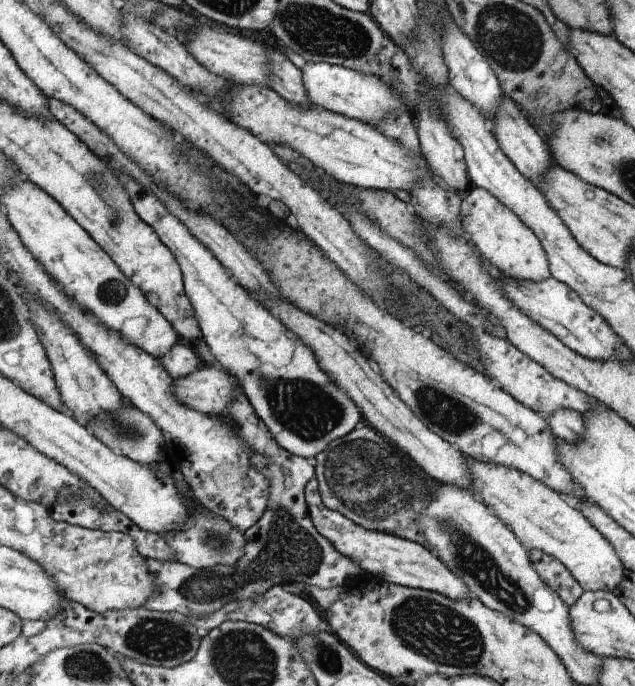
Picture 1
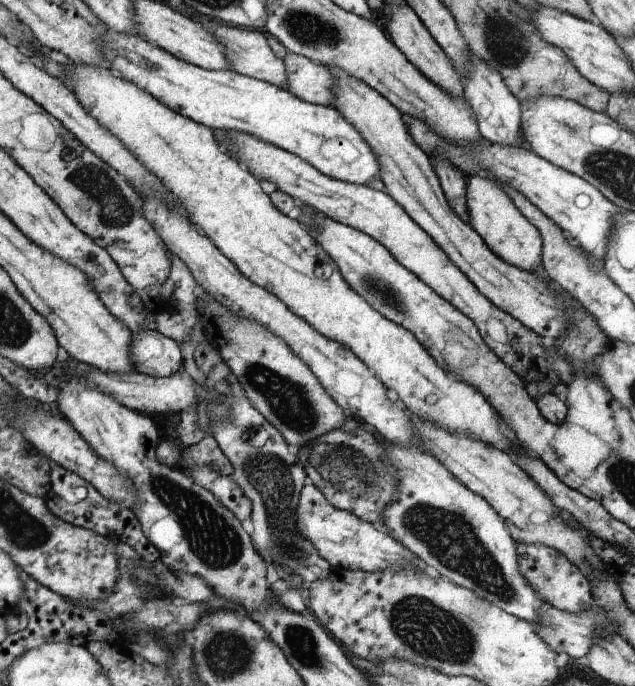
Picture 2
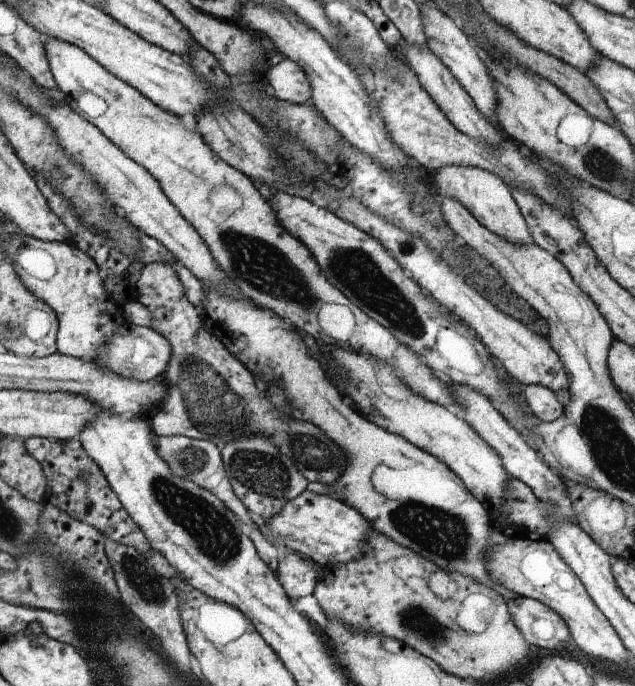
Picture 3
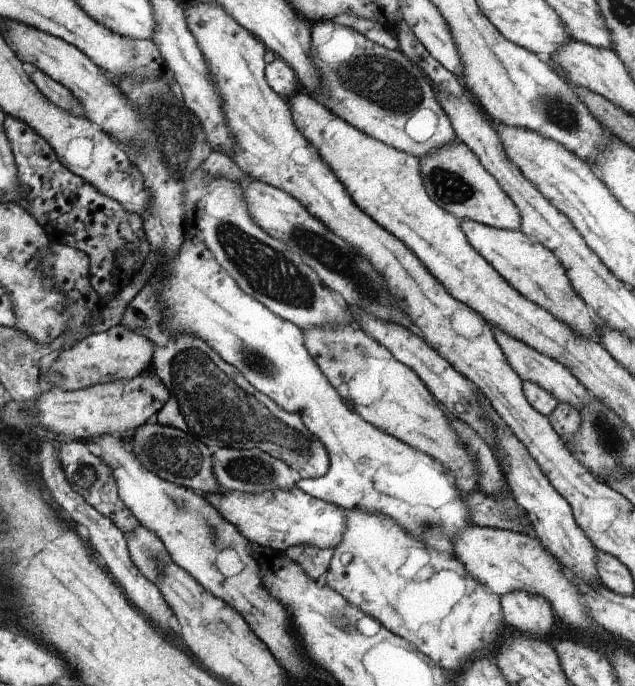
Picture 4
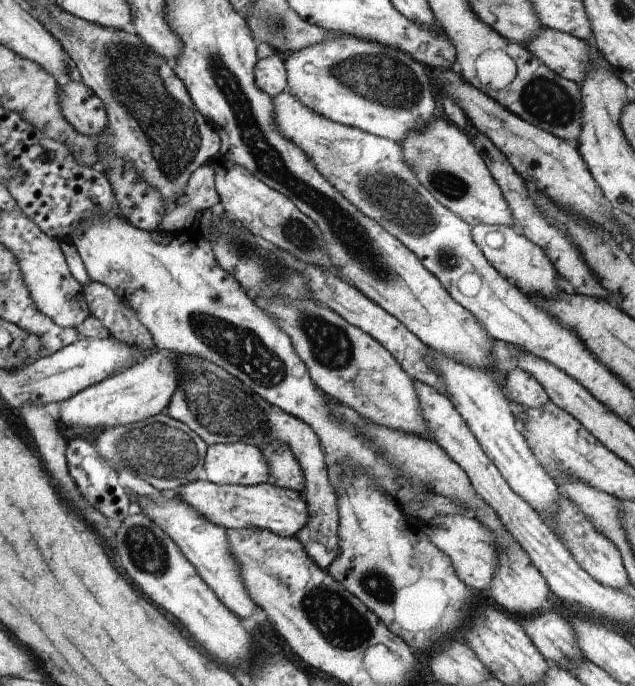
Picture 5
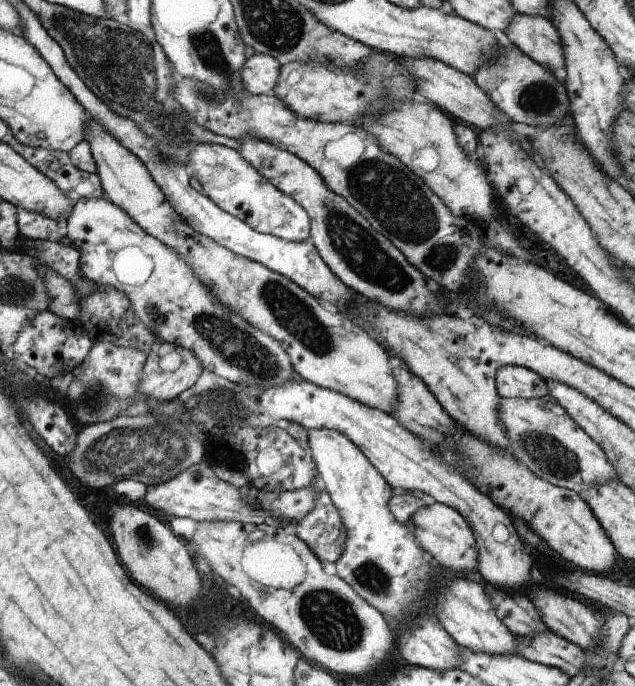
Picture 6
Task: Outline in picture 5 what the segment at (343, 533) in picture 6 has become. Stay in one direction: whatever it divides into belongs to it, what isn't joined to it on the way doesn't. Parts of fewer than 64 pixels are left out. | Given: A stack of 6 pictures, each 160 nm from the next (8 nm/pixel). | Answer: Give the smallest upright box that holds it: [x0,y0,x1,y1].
[168,354,339,568]

